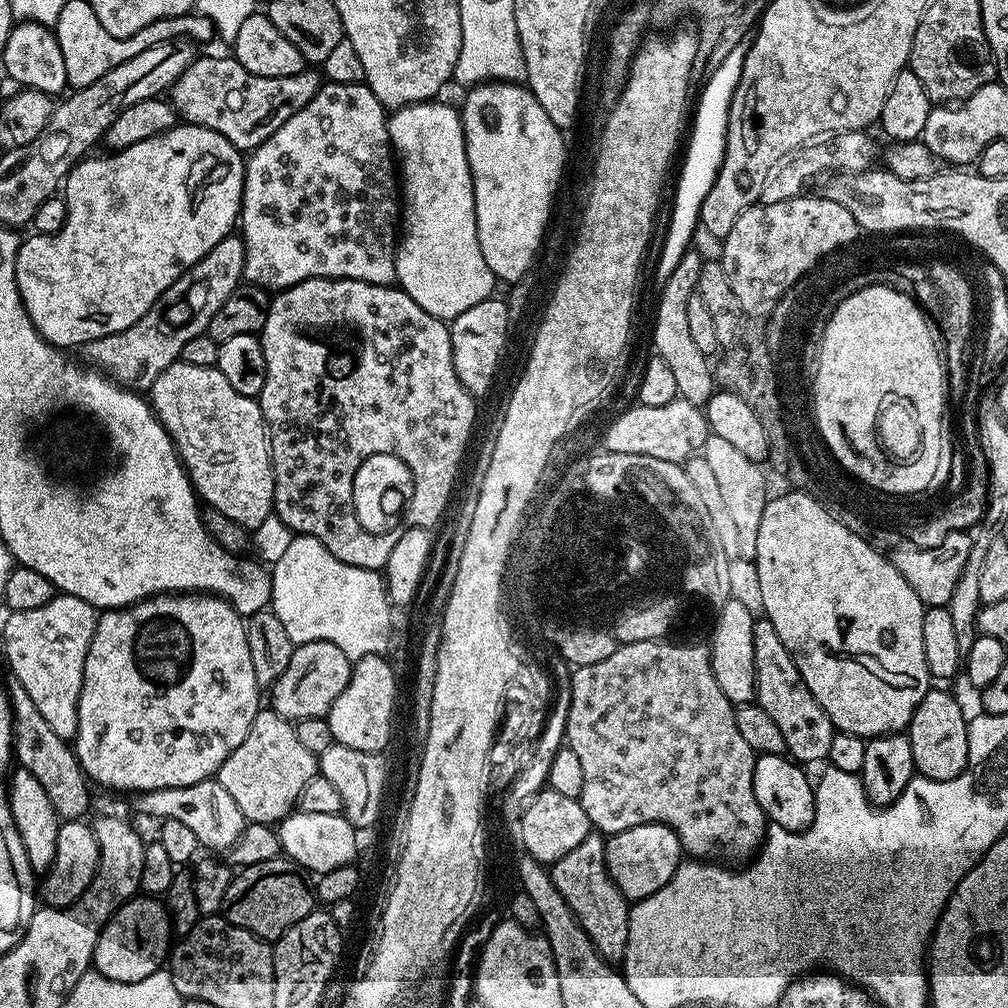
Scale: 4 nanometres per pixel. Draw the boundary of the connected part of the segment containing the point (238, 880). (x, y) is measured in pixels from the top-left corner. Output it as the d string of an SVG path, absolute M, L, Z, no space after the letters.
M277 858L258 862L249 868L239 869L233 875L230 886L226 890L222 915L234 926L238 926L242 930L250 930L250 934L254 934L259 940L275 942L280 939L282 934L286 934L286 930L290 930L290 926L302 922L302 918L306 918L306 914L313 912L317 904L316 893L310 883L309 873L305 872L300 865L295 864L293 860Z

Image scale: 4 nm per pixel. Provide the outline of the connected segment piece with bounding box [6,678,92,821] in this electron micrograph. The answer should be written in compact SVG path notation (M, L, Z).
M15 678L9 679L6 691L12 707L12 743L15 763L21 768L30 770L30 774L34 774L38 782L42 782L46 794L50 797L50 803L54 805L54 810L60 815L61 821L87 817L88 803L92 800L91 794L88 793L90 781L84 775L73 745L69 741L58 738L58 734L54 734L46 718L42 718L38 706L34 706L30 694L26 694L22 682L18 682Z

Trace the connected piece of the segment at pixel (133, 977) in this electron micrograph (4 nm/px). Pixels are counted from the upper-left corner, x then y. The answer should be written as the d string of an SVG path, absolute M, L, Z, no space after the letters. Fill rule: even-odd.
M148 894L133 898L108 919L108 925L98 938L98 946L94 946L92 968L95 971L114 982L142 982L142 978L150 978L150 974L165 967L174 933L167 907L156 900L159 899Z

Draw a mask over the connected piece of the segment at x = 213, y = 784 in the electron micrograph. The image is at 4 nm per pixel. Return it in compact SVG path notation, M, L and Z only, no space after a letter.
M216 778L203 780L194 786L174 786L166 790L138 792L135 793L134 800L136 800L137 810L144 816L153 816L153 821L173 820L184 823L194 833L194 838L198 838L200 847L204 850L230 849L244 832L246 821L242 810L238 810L234 798L230 798L230 793Z

